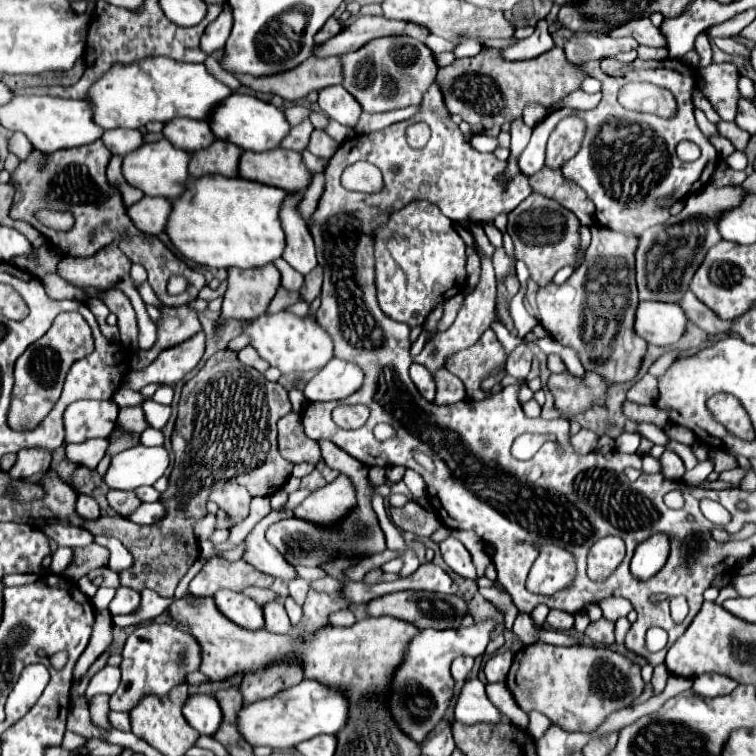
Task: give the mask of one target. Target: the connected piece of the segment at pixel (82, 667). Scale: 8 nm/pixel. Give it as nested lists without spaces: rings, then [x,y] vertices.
[[[98,610],[96,612],[96,622],[94,622],[94,630],[90,636],[90,644],[88,648],[82,652],[80,660],[76,662],[74,668],[74,684],[80,682],[80,678],[86,674],[86,670],[94,664],[94,660],[108,650],[112,642],[112,616],[108,610]]]

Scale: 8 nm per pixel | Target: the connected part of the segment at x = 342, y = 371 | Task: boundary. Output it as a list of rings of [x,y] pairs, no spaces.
[[[332,358],[306,386],[304,396],[310,402],[330,402],[350,396],[362,384],[362,372],[352,362]]]

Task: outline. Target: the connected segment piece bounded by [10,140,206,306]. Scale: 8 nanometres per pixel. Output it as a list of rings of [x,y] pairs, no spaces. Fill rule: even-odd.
[[[100,140],[76,148],[66,148],[66,150],[56,150],[52,154],[42,154],[38,150],[32,150],[30,156],[18,164],[18,168],[10,174],[10,184],[14,186],[14,200],[10,208],[10,216],[14,220],[24,220],[32,224],[38,232],[42,232],[50,244],[60,248],[68,256],[92,256],[100,248],[108,246],[114,242],[116,236],[122,236],[120,248],[124,254],[130,258],[136,258],[146,272],[148,272],[148,282],[152,290],[156,292],[158,300],[166,306],[182,306],[192,302],[200,288],[206,284],[204,276],[200,272],[190,270],[182,260],[178,260],[170,252],[170,272],[166,272],[168,264],[168,248],[156,238],[148,236],[144,232],[138,232],[138,228],[128,220],[126,208],[122,204],[120,192],[108,184],[106,180],[106,164],[110,160],[108,148]],[[40,208],[56,208],[62,212],[70,212],[74,216],[74,226],[68,232],[60,232],[54,228],[48,228],[36,220],[36,212]],[[172,274],[182,274],[188,280],[188,290],[178,296],[170,296],[166,292],[166,282]]]

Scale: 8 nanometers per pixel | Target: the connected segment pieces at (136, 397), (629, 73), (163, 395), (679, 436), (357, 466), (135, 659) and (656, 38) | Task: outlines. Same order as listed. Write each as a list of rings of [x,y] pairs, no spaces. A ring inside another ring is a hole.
[[[121,387],[113,397],[113,400],[119,407],[123,406],[136,406],[145,402],[143,396],[136,391],[132,391],[128,388]]]
[[[602,58],[602,60],[590,60],[586,64],[578,66],[584,74],[590,78],[600,80],[602,84],[602,100],[594,110],[580,112],[580,110],[558,110],[548,114],[540,124],[534,126],[530,144],[520,154],[520,170],[528,176],[536,174],[544,168],[544,148],[546,140],[552,132],[552,128],[566,116],[574,114],[584,120],[586,134],[584,142],[578,150],[578,154],[562,164],[560,172],[564,180],[578,184],[588,198],[596,206],[596,220],[602,226],[608,226],[616,232],[624,232],[626,236],[640,236],[646,228],[652,228],[656,224],[664,224],[664,220],[670,218],[670,212],[666,208],[656,208],[658,196],[676,196],[676,200],[686,198],[686,194],[694,192],[710,184],[712,174],[718,166],[718,152],[716,148],[702,136],[696,120],[694,120],[694,104],[692,104],[692,90],[696,88],[696,70],[690,66],[676,64],[675,59],[664,59],[662,62],[646,62],[646,60],[634,60],[634,62],[620,62],[616,58]],[[634,80],[646,80],[650,84],[658,84],[672,92],[678,104],[678,110],[674,118],[658,118],[652,114],[634,114],[632,110],[626,110],[618,104],[618,90],[626,82]],[[680,140],[692,140],[700,146],[702,156],[688,164],[676,158],[676,144]]]
[[[160,384],[152,398],[154,398],[156,402],[160,402],[160,404],[170,404],[170,402],[172,402],[172,394],[174,394],[174,388],[172,388],[172,386]]]
[[[668,424],[666,428],[664,428],[664,432],[672,438],[672,440],[678,440],[678,442],[684,442],[684,444],[688,444],[688,446],[692,446],[694,442],[692,442],[692,432],[688,430],[688,428],[684,428],[684,426],[676,426],[676,424]]]
[[[318,440],[318,444],[320,444],[322,460],[326,464],[342,464],[342,472],[350,480],[356,480],[356,486],[358,486],[358,506],[332,532],[316,528],[314,524],[308,524],[306,520],[288,518],[288,520],[280,520],[280,522],[276,522],[276,524],[272,524],[268,528],[266,530],[266,540],[284,556],[286,562],[290,562],[294,566],[296,564],[320,566],[320,564],[336,558],[336,556],[350,558],[350,556],[356,556],[356,554],[372,556],[372,554],[382,552],[386,548],[386,542],[384,542],[384,534],[382,534],[382,528],[378,524],[376,512],[372,510],[372,504],[370,504],[370,496],[372,494],[370,494],[370,488],[366,484],[368,482],[368,470],[358,460],[352,460],[352,456],[348,456],[344,450],[336,448],[336,444],[332,444],[330,440]]]
[[[142,624],[126,640],[122,656],[122,682],[116,694],[110,696],[110,710],[116,712],[130,712],[148,694],[166,696],[174,684],[184,684],[188,672],[200,668],[200,646],[196,646],[190,632],[184,632],[172,624]]]
[[[640,18],[640,20],[630,20],[618,26],[612,26],[610,30],[606,30],[604,34],[612,36],[612,38],[622,38],[622,36],[632,36],[638,44],[644,46],[666,46],[664,36],[660,34],[660,30],[656,26],[652,26],[650,18]]]

